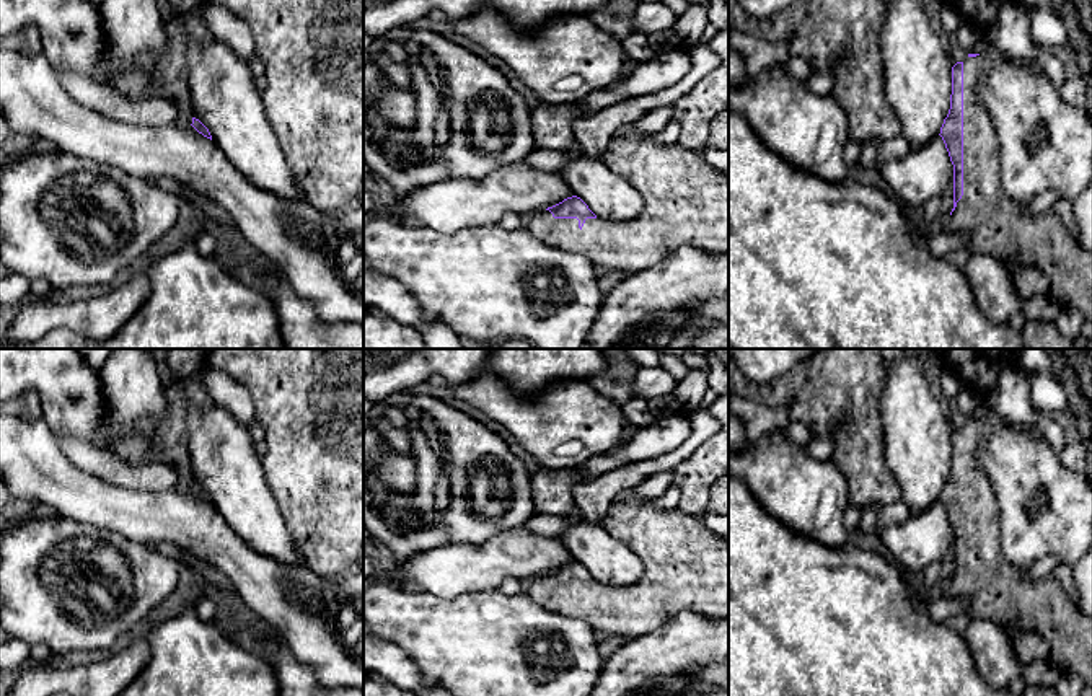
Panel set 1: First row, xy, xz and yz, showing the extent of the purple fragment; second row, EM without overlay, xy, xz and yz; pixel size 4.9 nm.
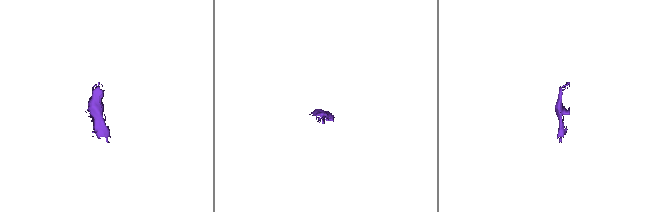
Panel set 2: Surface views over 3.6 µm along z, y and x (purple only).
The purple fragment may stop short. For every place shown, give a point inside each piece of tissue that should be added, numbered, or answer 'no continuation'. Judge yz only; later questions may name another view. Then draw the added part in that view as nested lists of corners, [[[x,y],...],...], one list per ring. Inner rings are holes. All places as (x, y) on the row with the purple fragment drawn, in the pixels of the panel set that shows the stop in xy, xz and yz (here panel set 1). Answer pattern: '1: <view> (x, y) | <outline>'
1: yz (993, 224) | [[[989,46],[980,55],[963,60],[963,196],[952,212],[949,231],[967,238],[965,249],[970,254],[1035,266],[1050,279],[1050,298],[1059,306],[1077,308],[1087,321],[1092,321],[1092,253],[1077,246],[1068,227],[1051,209],[1030,215],[1027,205],[1014,202],[1002,189],[996,129],[978,98],[976,85],[994,64],[1009,59]]]

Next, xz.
1: xz (685, 198) | [[[629,124],[616,130],[600,160],[610,171],[623,176],[641,192],[644,199],[642,214],[629,222],[587,218],[580,228],[577,218],[554,218],[544,209],[538,210],[526,225],[533,236],[553,248],[585,254],[593,262],[598,279],[614,271],[632,275],[660,262],[681,246],[696,246],[706,253],[729,253],[729,173],[712,166],[704,153],[678,143],[657,143],[650,134]]]

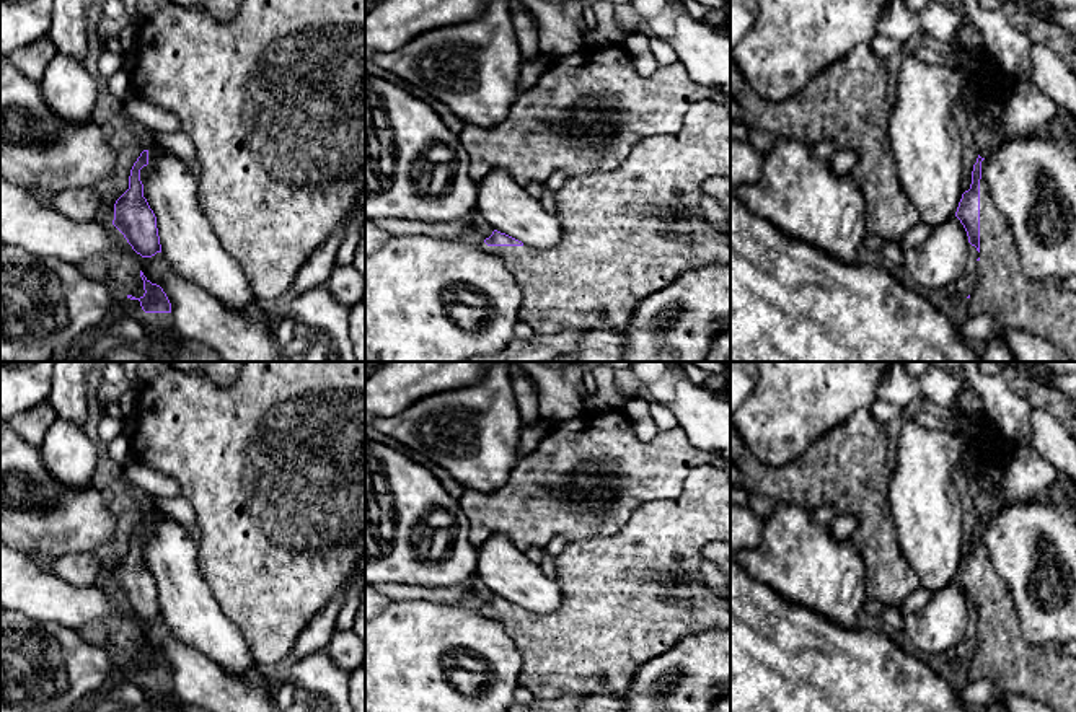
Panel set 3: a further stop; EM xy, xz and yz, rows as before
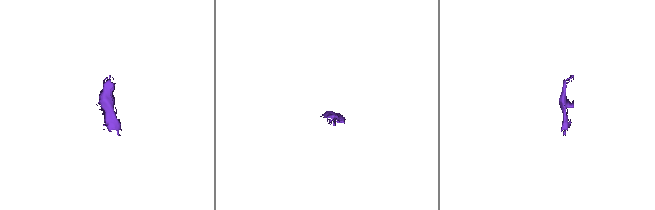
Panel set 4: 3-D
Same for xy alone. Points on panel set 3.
1: xy (157, 325) | [[[127,295],[121,303],[148,331],[148,337],[165,350],[170,362],[222,362],[220,355],[205,344],[184,337],[178,342],[168,339],[168,331],[174,327],[171,313],[145,313],[140,301]]]

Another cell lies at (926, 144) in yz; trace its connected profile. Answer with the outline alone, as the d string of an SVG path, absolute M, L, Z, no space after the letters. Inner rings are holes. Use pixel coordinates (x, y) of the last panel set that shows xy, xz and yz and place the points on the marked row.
M908 47L889 134L902 187L931 230L954 217L962 199L964 148L952 108L977 90L975 73L923 62Z

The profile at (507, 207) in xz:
M502 169L491 171L478 182L476 212L494 230L536 249L551 249L562 238L559 218Z

